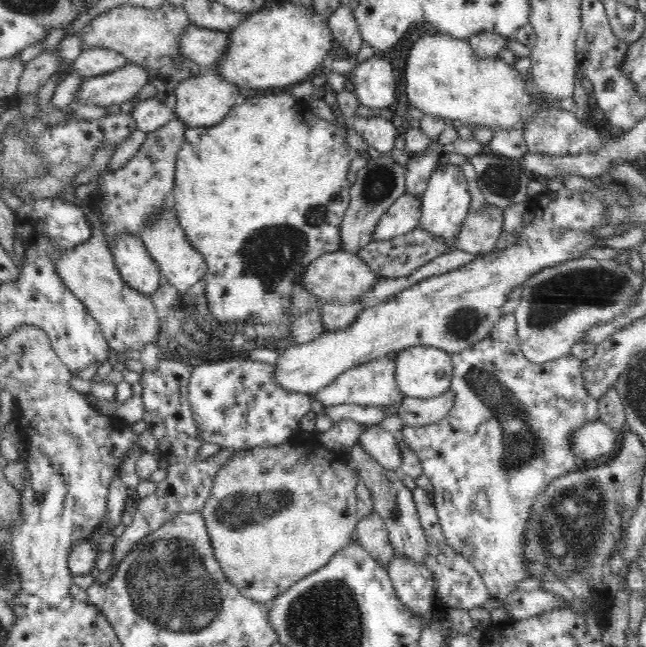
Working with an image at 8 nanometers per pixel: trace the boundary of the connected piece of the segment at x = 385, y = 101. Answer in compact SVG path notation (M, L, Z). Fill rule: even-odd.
M377 55L353 69L353 91L366 108L388 108L396 100L396 76L391 62Z

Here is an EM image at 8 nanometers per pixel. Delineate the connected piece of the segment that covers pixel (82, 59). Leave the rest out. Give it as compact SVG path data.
M87 48L72 62L72 72L82 77L93 77L117 71L126 66L126 58L108 48Z

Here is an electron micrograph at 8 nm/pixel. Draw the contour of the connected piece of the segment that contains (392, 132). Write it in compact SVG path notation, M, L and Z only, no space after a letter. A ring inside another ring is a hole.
M356 116L350 123L356 134L360 134L366 144L378 150L382 157L391 154L397 134L392 121L380 116Z

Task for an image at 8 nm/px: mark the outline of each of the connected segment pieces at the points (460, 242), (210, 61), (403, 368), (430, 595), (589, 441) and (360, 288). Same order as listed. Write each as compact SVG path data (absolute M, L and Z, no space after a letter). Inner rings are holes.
M487 204L464 219L454 246L468 254L490 252L504 232L504 209Z
M191 25L180 36L179 53L203 70L216 68L228 49L229 31L212 30Z
M413 346L395 358L395 379L404 397L441 396L451 388L450 354L430 346Z
M397 554L386 568L398 600L423 618L426 625L435 612L433 599L436 596L436 582L432 571L424 563L416 564Z
M601 421L586 422L578 432L572 432L572 451L582 462L607 460L614 455L618 433Z
M338 250L326 252L314 262L310 262L306 272L302 274L299 286L314 293L321 302L347 305L355 302L358 296L362 296L362 292L368 292L368 288L374 286L376 280L378 280L376 271L372 271L364 263L364 259L355 253Z

